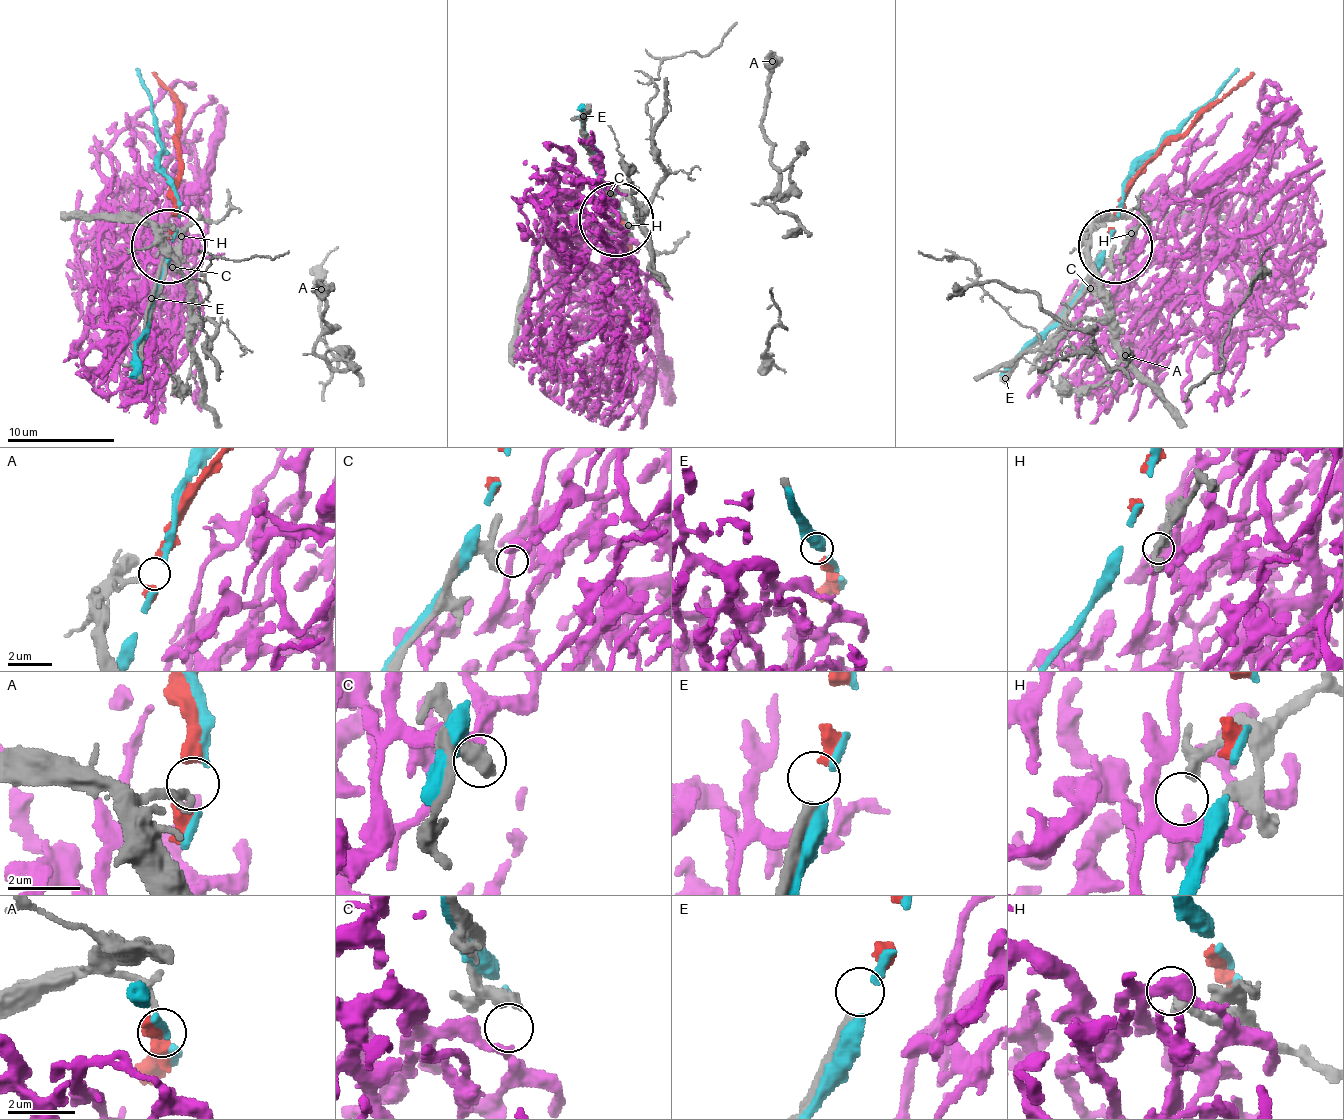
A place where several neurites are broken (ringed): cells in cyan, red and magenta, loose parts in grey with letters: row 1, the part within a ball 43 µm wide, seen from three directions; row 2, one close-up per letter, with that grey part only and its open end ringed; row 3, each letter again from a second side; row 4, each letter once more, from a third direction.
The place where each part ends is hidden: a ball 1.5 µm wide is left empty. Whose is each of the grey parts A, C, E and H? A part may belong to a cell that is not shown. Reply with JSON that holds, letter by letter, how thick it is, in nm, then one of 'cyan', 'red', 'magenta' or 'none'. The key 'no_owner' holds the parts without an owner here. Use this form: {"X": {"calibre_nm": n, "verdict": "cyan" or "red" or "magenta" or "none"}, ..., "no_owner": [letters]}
{"A": {"calibre_nm": 160, "verdict": "none"}, "C": {"calibre_nm": 440, "verdict": "magenta"}, "E": {"calibre_nm": 280, "verdict": "red"}, "H": {"calibre_nm": 260, "verdict": "none"}, "no_owner": ["A", "H"]}

